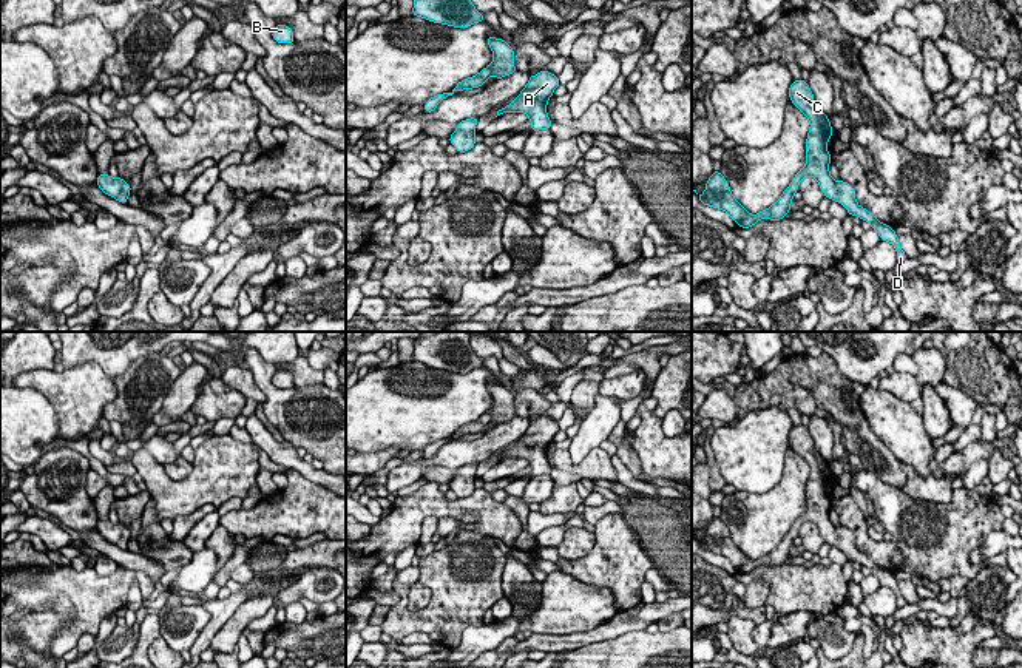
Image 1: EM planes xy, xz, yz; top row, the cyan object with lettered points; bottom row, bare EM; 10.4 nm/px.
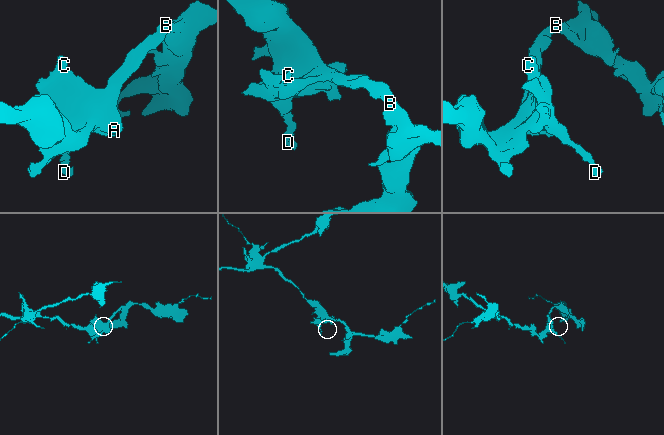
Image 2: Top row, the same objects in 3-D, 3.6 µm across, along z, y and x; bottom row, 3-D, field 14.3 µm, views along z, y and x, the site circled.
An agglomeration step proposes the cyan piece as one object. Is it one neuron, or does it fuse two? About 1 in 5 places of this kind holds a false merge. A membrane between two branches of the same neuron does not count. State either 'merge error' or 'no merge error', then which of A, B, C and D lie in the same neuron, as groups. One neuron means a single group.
no merge error | A B C D

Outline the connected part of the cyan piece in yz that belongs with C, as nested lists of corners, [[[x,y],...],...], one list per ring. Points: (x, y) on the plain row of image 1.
[[[803,424],[792,427],[789,434],[790,447],[809,464],[810,474],[806,484],[806,511],[795,520],[781,543],[758,560],[750,560],[732,540],[730,532],[719,517],[713,517],[706,529],[702,540],[698,540],[701,549],[724,555],[741,574],[750,574],[760,565],[781,566],[790,557],[790,548],[798,537],[803,523],[815,523],[824,543],[841,549],[851,562],[868,566],[880,580],[880,586],[888,586],[897,595],[897,608],[906,603],[900,594],[898,583],[892,572],[882,569],[872,558],[860,552],[851,529],[835,528],[829,518],[831,498],[826,491],[834,480],[829,463],[815,450],[809,429]]]

